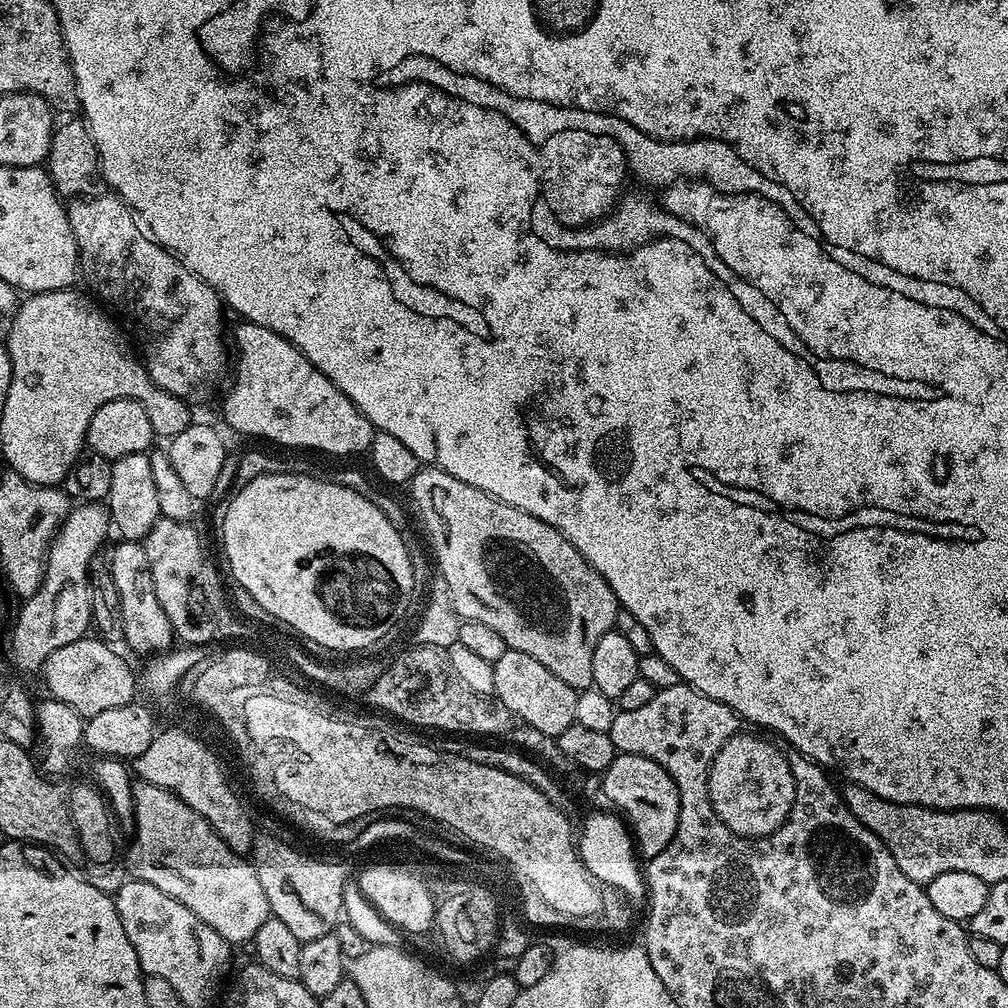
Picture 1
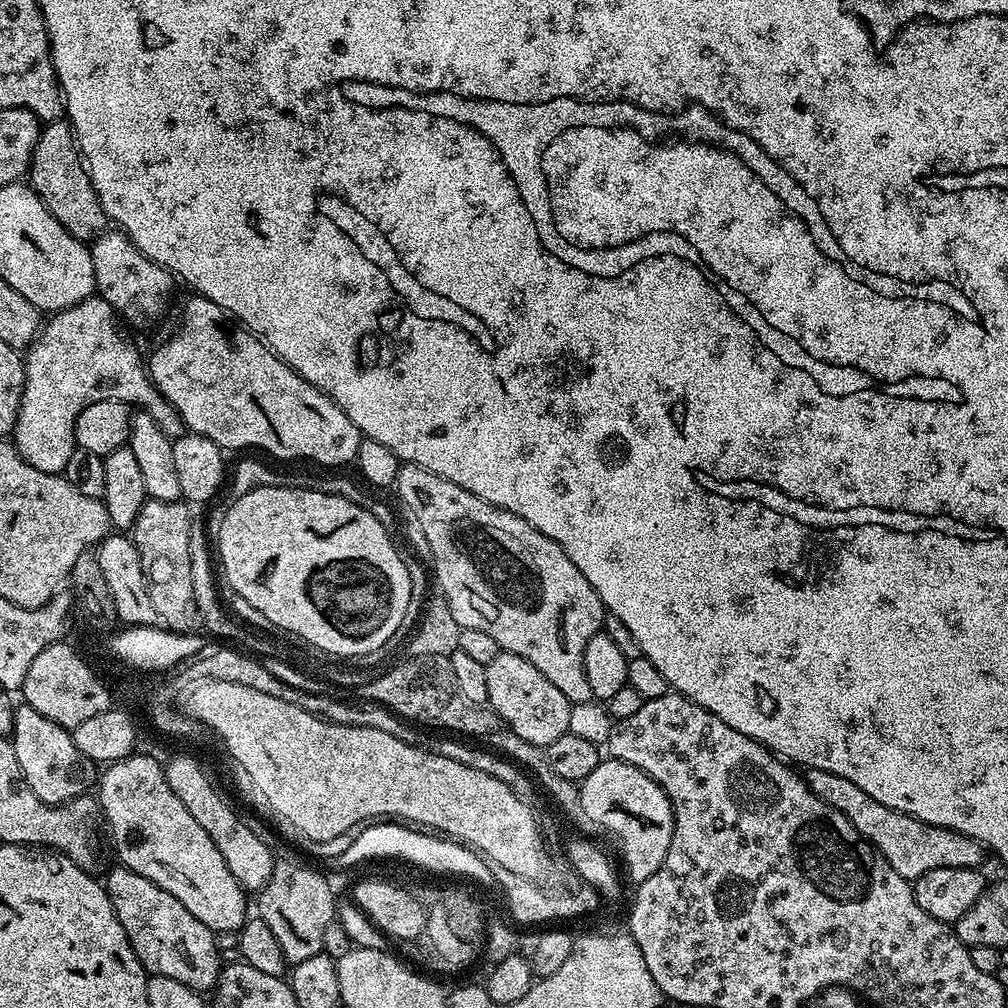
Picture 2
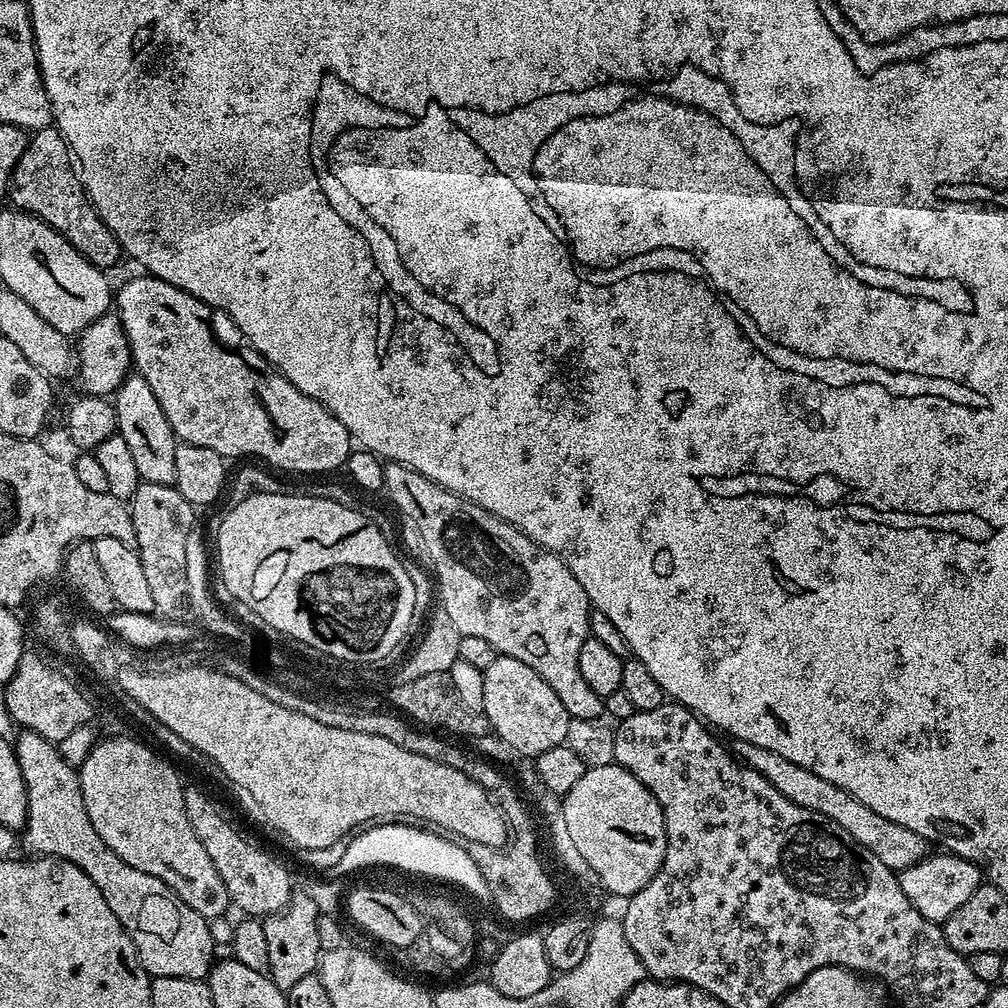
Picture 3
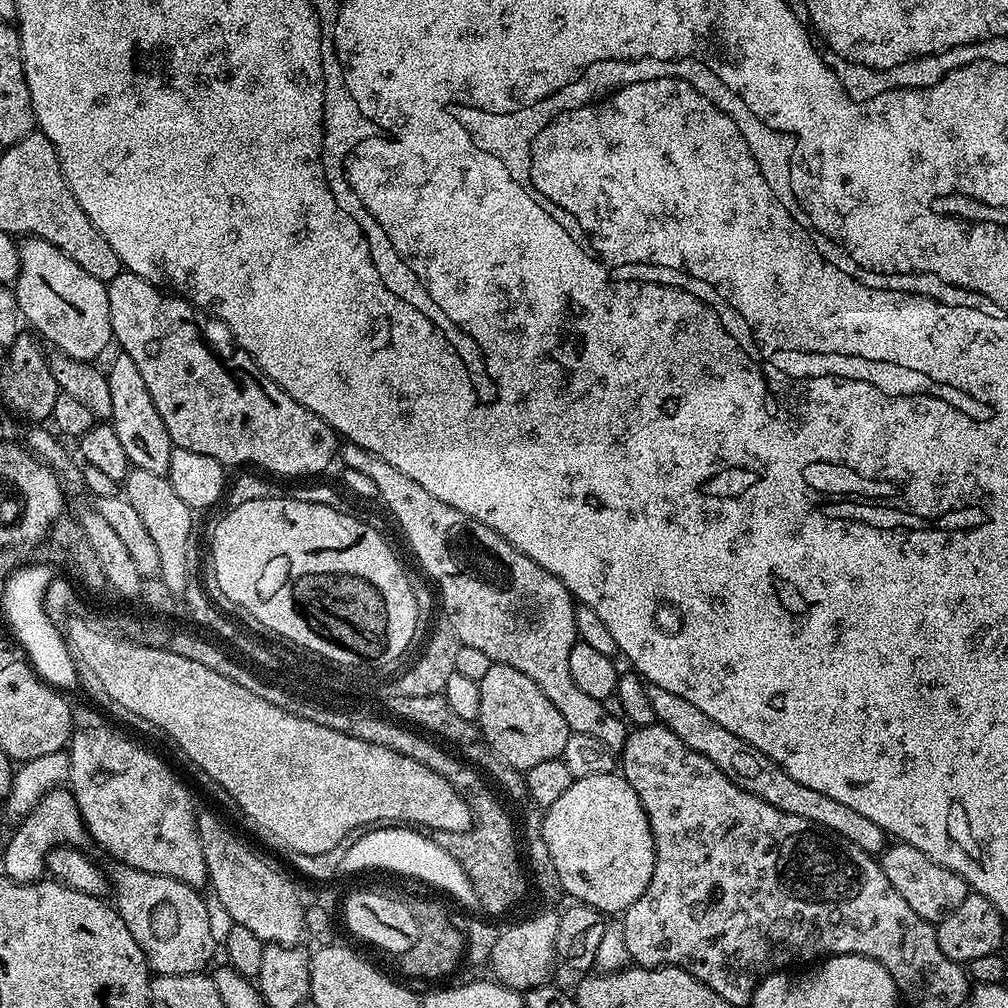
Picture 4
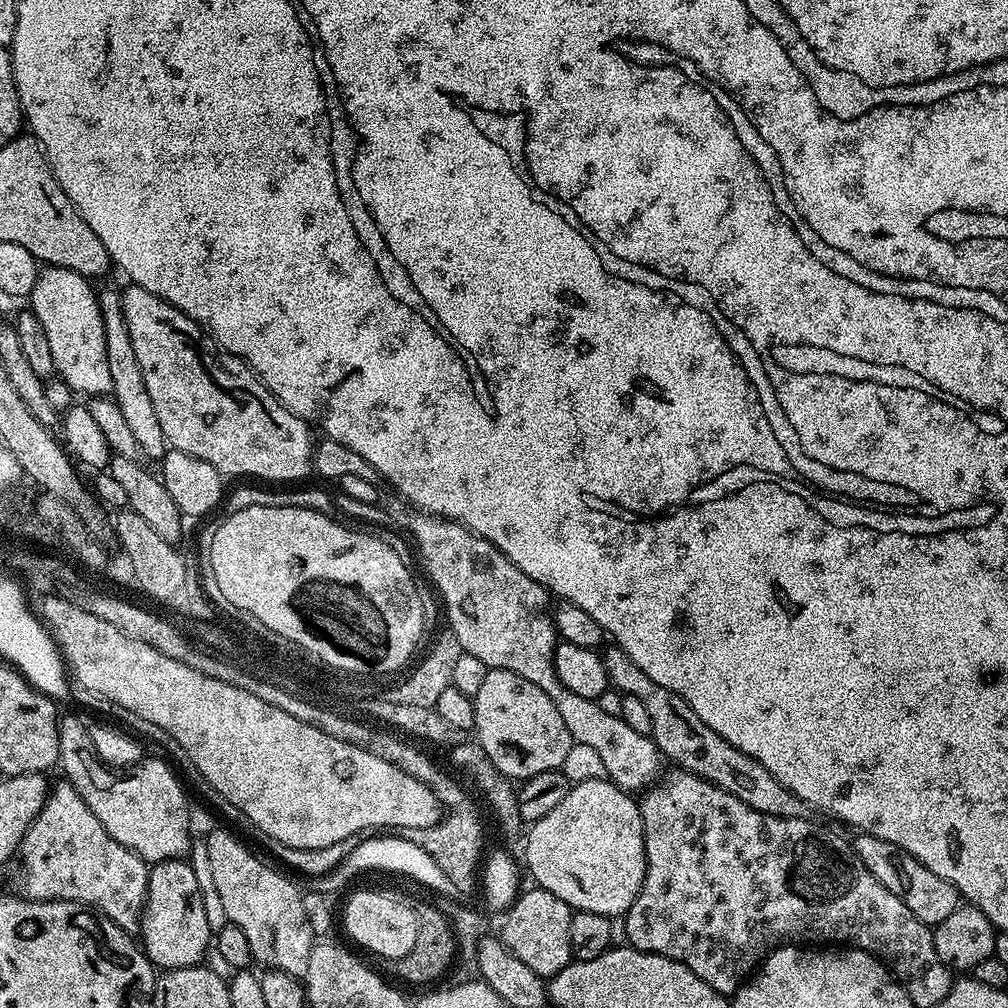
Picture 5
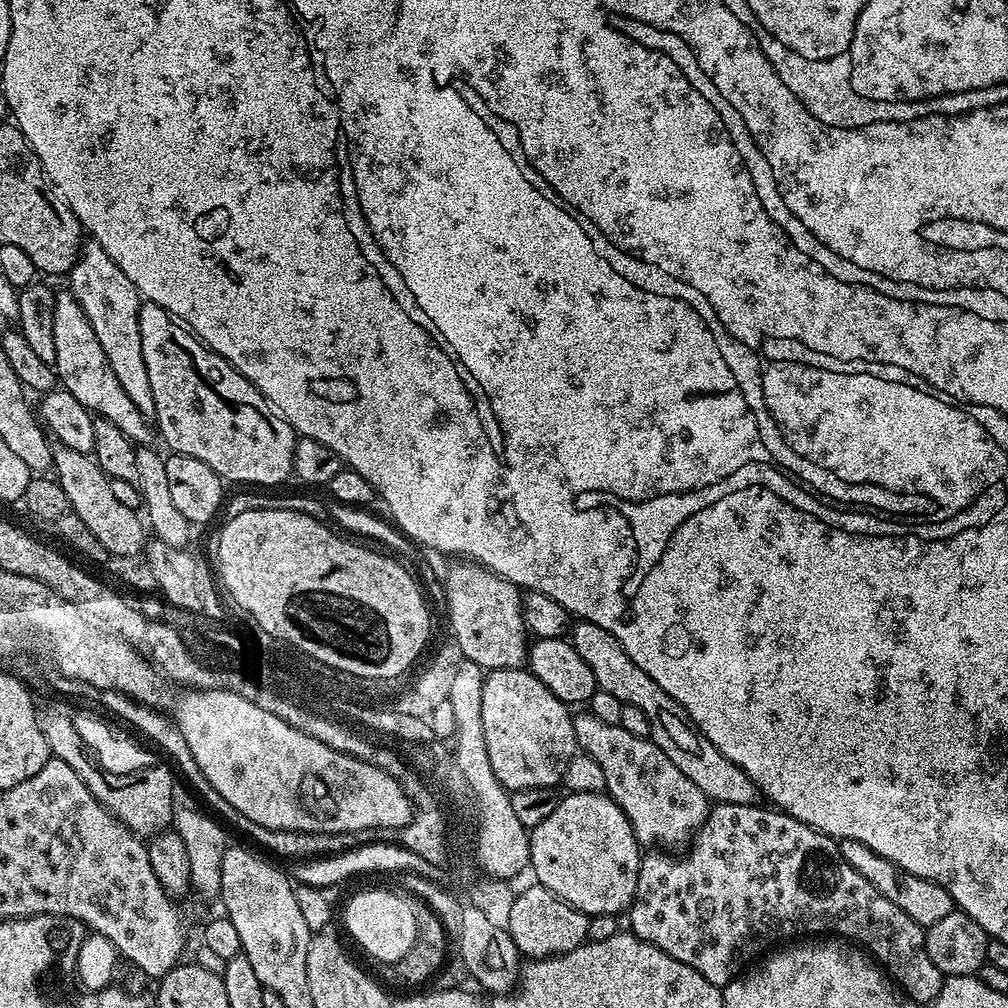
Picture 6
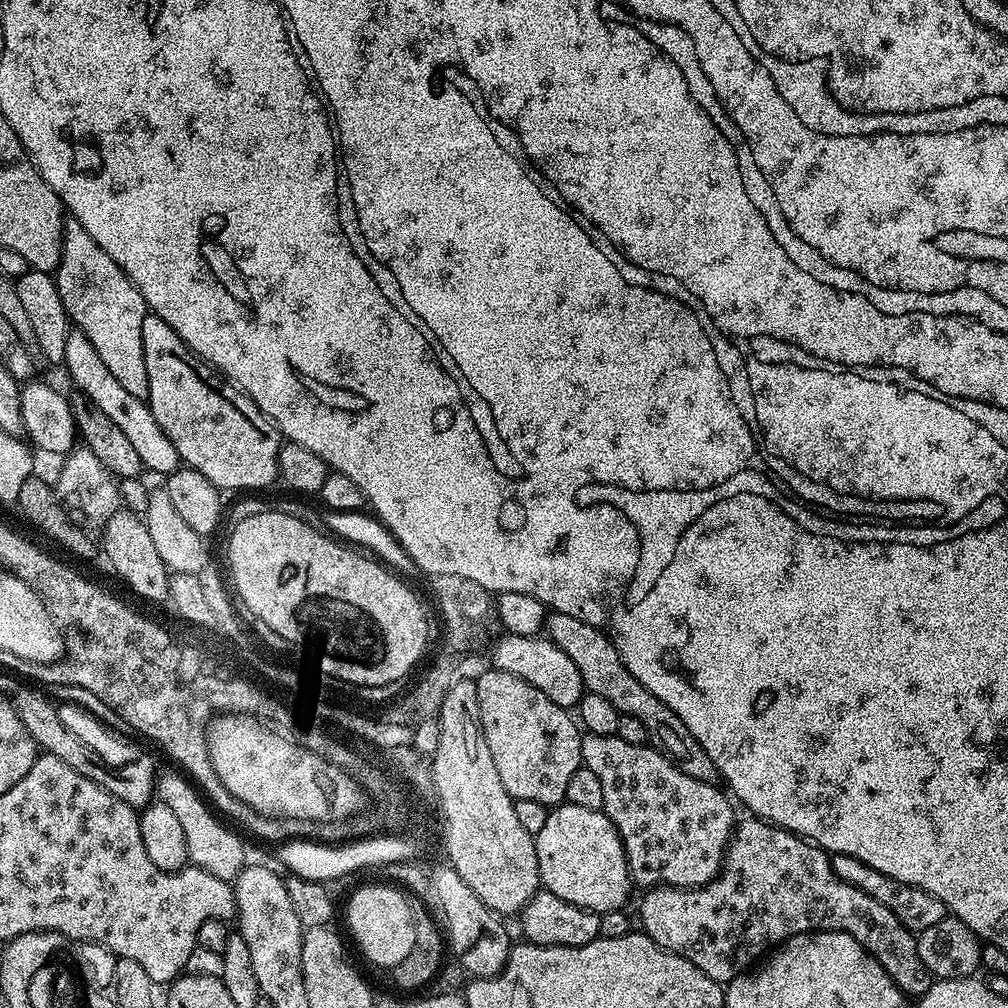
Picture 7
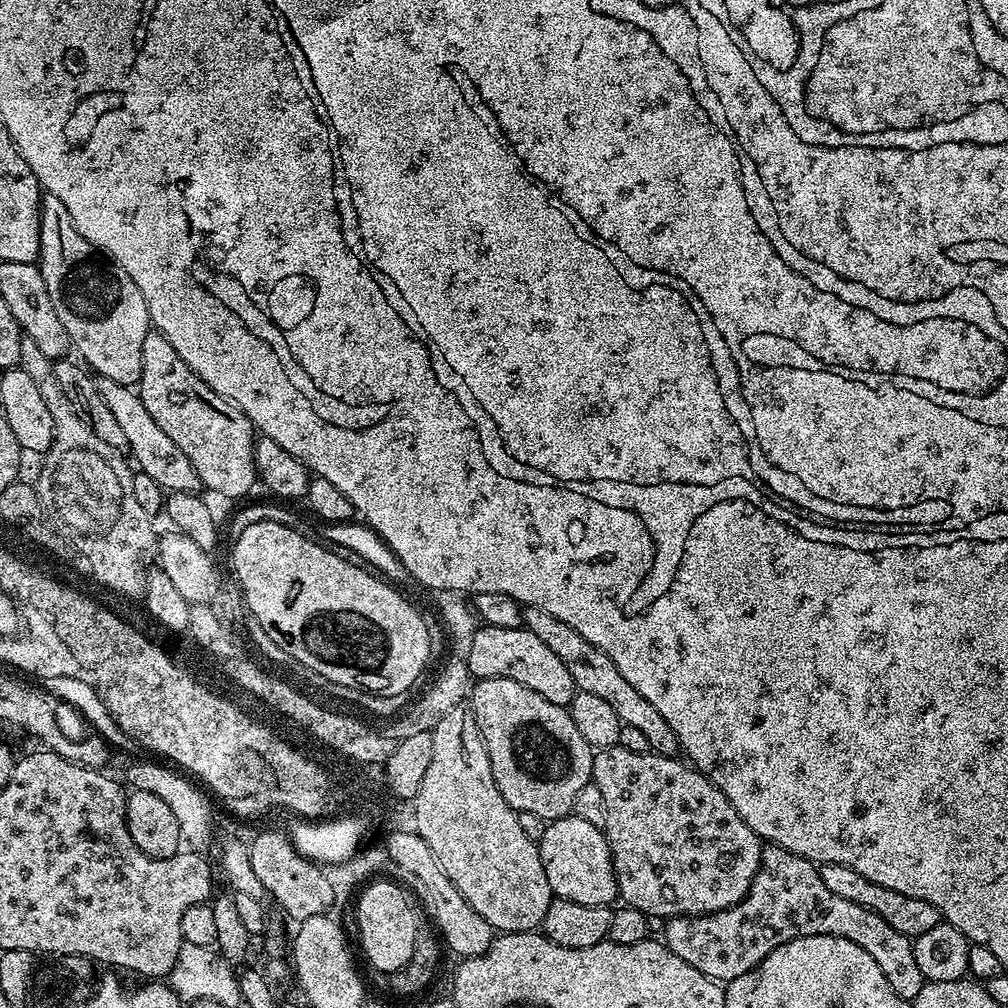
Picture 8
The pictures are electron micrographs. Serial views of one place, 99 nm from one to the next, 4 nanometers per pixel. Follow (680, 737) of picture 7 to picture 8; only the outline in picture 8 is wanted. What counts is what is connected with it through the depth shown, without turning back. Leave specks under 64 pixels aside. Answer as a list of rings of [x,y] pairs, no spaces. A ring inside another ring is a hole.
[[[524,608],[523,627],[538,634],[538,638],[542,638],[542,642],[546,642],[546,646],[550,646],[550,650],[554,650],[554,654],[558,654],[558,658],[562,658],[566,670],[570,670],[570,678],[574,678],[579,691],[594,694],[597,698],[604,699],[608,705],[614,706],[620,723],[626,726],[635,726],[646,737],[651,751],[657,752],[659,756],[677,755],[676,735],[674,730],[670,730],[666,718],[662,718],[662,714],[658,714],[658,710],[654,710],[654,706],[650,706],[650,702],[646,702],[646,698],[642,698],[642,694],[638,694],[638,690],[634,690],[634,686],[630,686],[630,682],[626,682],[626,678],[622,678],[618,666],[614,666],[614,662],[610,662],[610,658],[606,658],[606,654],[602,654],[602,650],[598,650],[598,646],[586,642],[586,638],[582,638],[582,634],[578,634],[578,630],[570,630],[570,626],[566,626],[566,622],[558,622],[558,618],[554,618],[554,614],[546,614],[537,608]]]

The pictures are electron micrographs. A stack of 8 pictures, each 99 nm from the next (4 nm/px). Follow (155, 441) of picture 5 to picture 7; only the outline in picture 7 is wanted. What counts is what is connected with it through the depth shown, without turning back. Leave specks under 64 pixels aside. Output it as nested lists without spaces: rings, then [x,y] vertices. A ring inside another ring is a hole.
[[[74,219],[64,222],[62,258],[57,266],[54,279],[62,306],[75,331],[90,338],[90,346],[98,350],[102,362],[110,369],[110,374],[118,378],[118,383],[134,398],[147,401],[150,377],[146,374],[146,358],[142,346],[142,318],[149,315],[150,309],[144,303],[142,294],[130,282],[127,274],[120,269],[118,262],[82,230]]]

